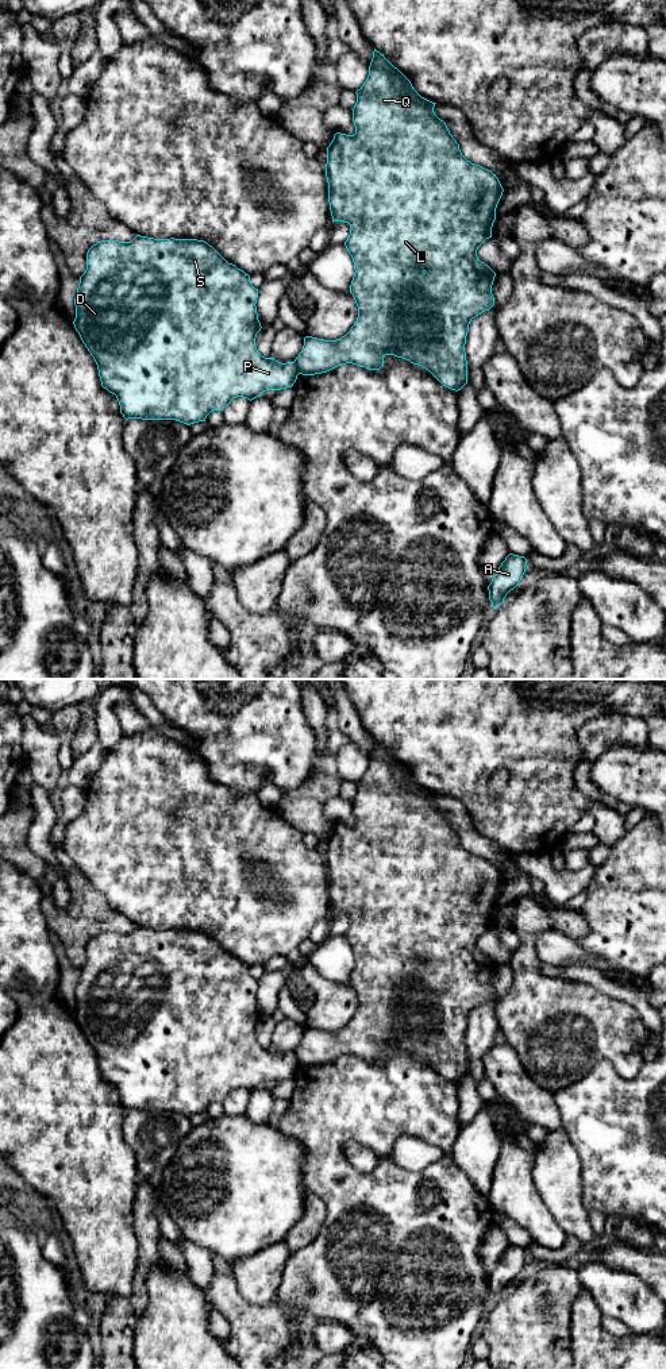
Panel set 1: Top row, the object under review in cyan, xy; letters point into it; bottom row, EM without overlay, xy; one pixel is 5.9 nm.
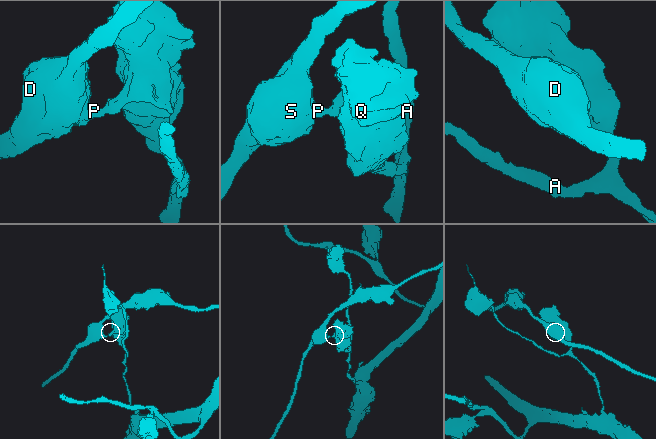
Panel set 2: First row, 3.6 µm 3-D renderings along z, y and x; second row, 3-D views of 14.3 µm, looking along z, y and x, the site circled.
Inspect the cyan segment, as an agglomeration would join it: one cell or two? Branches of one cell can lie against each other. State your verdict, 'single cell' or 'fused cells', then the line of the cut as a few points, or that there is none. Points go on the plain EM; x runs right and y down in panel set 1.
fused cells | xy (292, 1053), (299, 1064)

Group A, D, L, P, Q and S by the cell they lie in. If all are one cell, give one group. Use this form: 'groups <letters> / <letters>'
groups A L Q / D P S

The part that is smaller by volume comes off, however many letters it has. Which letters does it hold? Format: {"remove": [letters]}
{"remove": ["D", "P", "S"]}

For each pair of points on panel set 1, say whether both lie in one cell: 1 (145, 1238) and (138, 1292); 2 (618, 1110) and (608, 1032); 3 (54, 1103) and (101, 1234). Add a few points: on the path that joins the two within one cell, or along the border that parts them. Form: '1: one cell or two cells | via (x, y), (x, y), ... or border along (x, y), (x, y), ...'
1: one cell | via (145, 1252), (145, 1263), (139, 1279)
2: two cells | border along (643, 1063), (623, 1078), (600, 1060), (582, 1078)
3: one cell | via (64, 1136), (70, 1149), (91, 1173), (95, 1202)

